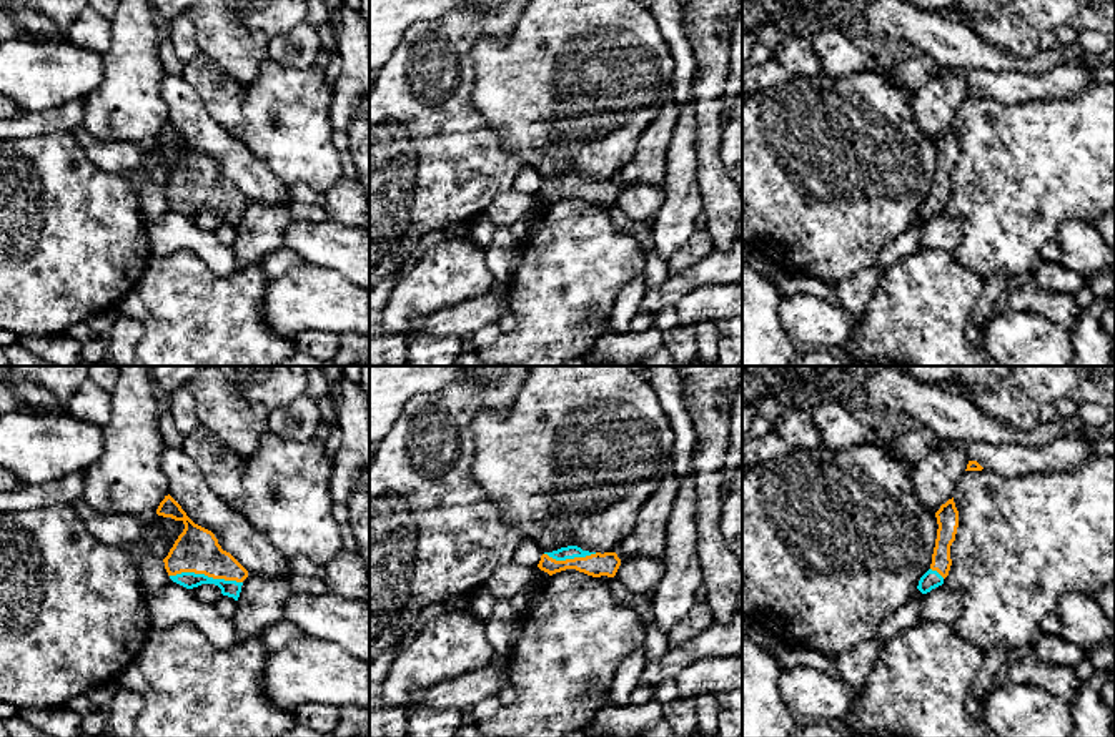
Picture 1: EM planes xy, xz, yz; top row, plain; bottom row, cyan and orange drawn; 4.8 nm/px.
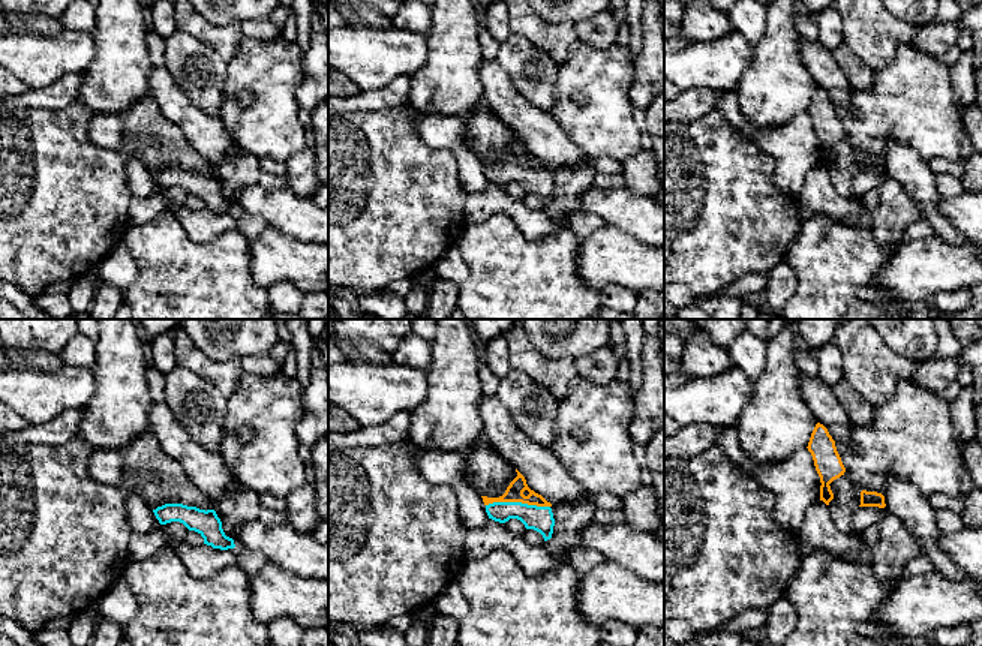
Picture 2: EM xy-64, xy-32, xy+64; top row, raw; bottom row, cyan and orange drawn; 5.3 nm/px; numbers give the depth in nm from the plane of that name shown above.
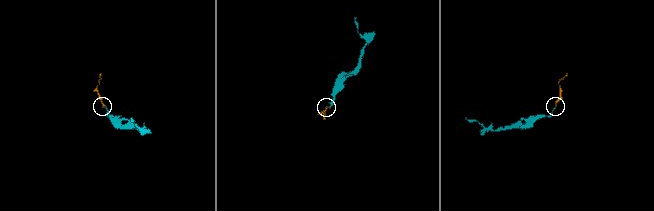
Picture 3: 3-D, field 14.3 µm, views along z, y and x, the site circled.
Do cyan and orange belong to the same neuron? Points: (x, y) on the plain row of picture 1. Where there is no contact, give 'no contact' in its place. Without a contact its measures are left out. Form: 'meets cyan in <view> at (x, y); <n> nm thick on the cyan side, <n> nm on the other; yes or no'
meets cyan in xy at (207, 203); 80 nm thick on the cyan side, 220 nm on the other; yes

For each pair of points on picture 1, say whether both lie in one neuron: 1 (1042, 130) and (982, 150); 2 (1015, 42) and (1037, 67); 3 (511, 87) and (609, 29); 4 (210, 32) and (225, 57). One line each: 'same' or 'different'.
1: same
2: different
3: same
4: same

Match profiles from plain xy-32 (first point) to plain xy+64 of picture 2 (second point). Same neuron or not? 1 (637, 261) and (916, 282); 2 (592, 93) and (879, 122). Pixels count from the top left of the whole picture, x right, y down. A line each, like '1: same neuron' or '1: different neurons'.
1: same neuron
2: same neuron

